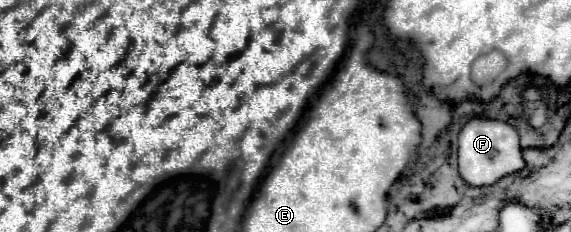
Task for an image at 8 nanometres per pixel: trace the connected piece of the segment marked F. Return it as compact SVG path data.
M490 118L470 120L460 130L458 136L458 166L460 166L460 176L470 186L490 186L500 178L522 170L524 158L522 158L522 148L518 144L516 128L506 122L490 120Z

